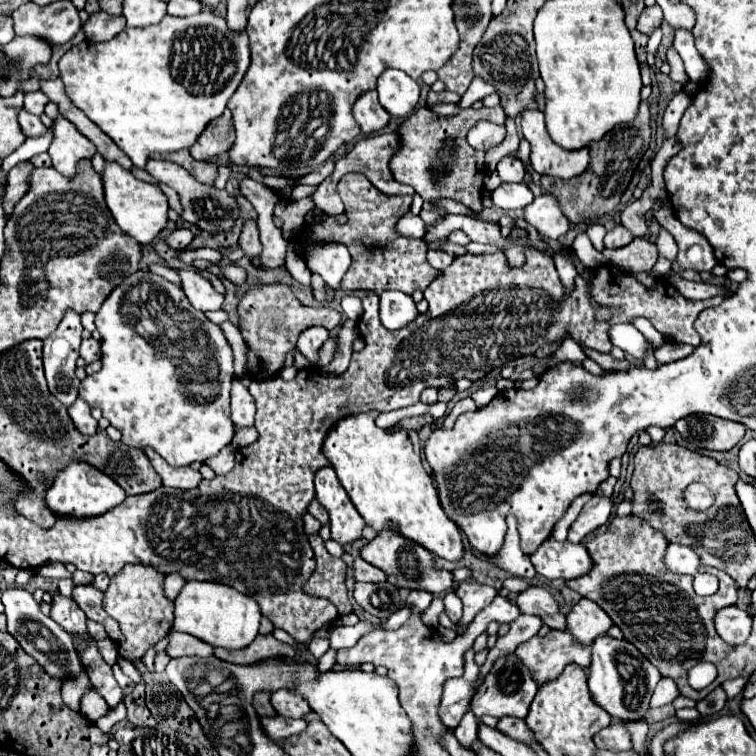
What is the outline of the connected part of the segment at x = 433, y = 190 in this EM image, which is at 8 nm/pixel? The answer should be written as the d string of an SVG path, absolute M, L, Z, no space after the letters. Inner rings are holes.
M426 106L416 108L406 122L398 128L402 136L402 148L392 156L390 168L398 182L412 186L426 202L436 202L440 198L450 198L462 202L464 206L480 212L482 206L482 158L484 152L474 150L466 142L468 130L478 122L488 120L492 124L504 124L506 114L502 106L496 108L466 108L454 116L436 116Z

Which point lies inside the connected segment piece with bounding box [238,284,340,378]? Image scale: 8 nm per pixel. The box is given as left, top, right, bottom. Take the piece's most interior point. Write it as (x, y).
(271, 319)

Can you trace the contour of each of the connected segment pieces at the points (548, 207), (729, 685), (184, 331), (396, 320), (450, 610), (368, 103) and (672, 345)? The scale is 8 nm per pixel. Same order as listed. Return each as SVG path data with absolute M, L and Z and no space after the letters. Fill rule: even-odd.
M542 194L534 198L530 206L524 210L524 218L528 224L532 224L542 236L546 238L560 238L562 234L568 232L570 222L562 214L558 200L552 194Z
M734 678L734 680L728 680L728 682L724 682L724 690L726 690L726 694L728 694L728 698L734 698L736 694L740 694L742 692L742 688L746 686L746 682L748 682L748 678Z
M136 272L134 276L128 276L118 288L114 288L114 292L104 300L100 312L96 314L96 328L102 336L100 344L102 344L102 370L98 374L88 376L82 384L80 384L80 398L84 398L92 408L100 408L104 412L104 418L122 432L122 442L132 446L132 448L154 448L170 466L190 466L192 462L206 462L208 458L216 456L224 446L228 446L234 438L234 424L230 420L230 388L232 388L232 380L234 380L234 358L232 358L232 348L226 342L222 330L218 324L210 322L202 312L198 312L196 308L190 306L190 302L186 300L186 294L182 288L178 288L176 284L168 282L162 276L156 274L148 274L148 272Z
M384 292L380 296L380 318L388 330L400 330L416 320L418 308L412 296L404 292Z
M448 592L444 596L444 604L446 604L446 614L450 616L450 620L458 624L462 618L462 602L458 600L458 596L454 592Z
M370 90L362 94L354 104L354 118L360 124L362 134L374 134L388 124L390 114L380 106L376 90Z
M664 342L660 348L656 348L656 358L658 364L668 364L676 362L680 358L686 358L694 352L694 346L690 344L680 344L680 342Z

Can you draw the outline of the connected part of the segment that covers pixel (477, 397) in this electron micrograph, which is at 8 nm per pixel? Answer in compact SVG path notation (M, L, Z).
M490 386L490 388L482 388L482 390L476 390L476 392L472 394L472 398L474 398L476 406L478 406L478 408L482 408L482 406L490 404L490 402L492 402L492 398L494 398L496 394L498 394L498 388Z

